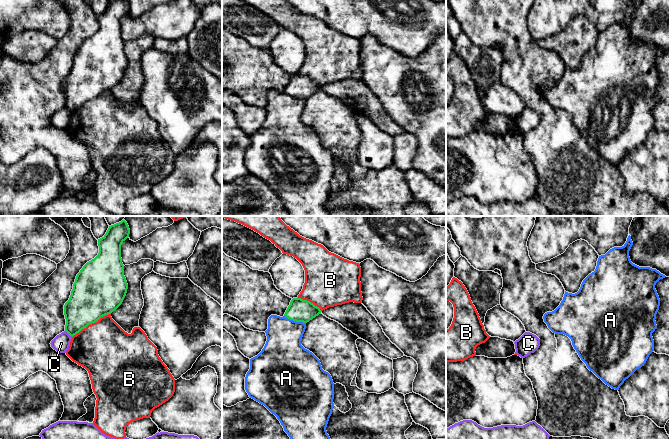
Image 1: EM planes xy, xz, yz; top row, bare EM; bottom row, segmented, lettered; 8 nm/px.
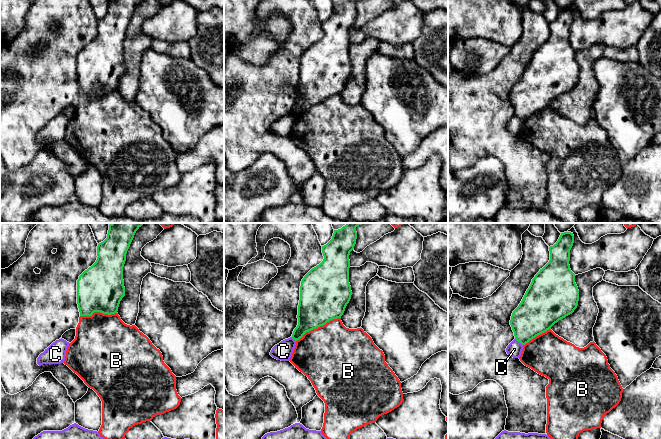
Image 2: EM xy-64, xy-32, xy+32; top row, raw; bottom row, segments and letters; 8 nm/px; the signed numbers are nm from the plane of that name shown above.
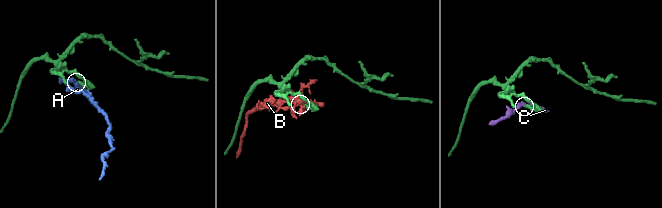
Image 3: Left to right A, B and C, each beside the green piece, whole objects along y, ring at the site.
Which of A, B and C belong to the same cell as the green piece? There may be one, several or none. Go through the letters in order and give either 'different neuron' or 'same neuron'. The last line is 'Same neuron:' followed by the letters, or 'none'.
A: different neuron
B: different neuron
C: different neuron
Same neuron: none

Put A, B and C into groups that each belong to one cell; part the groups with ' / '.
A / B / C

